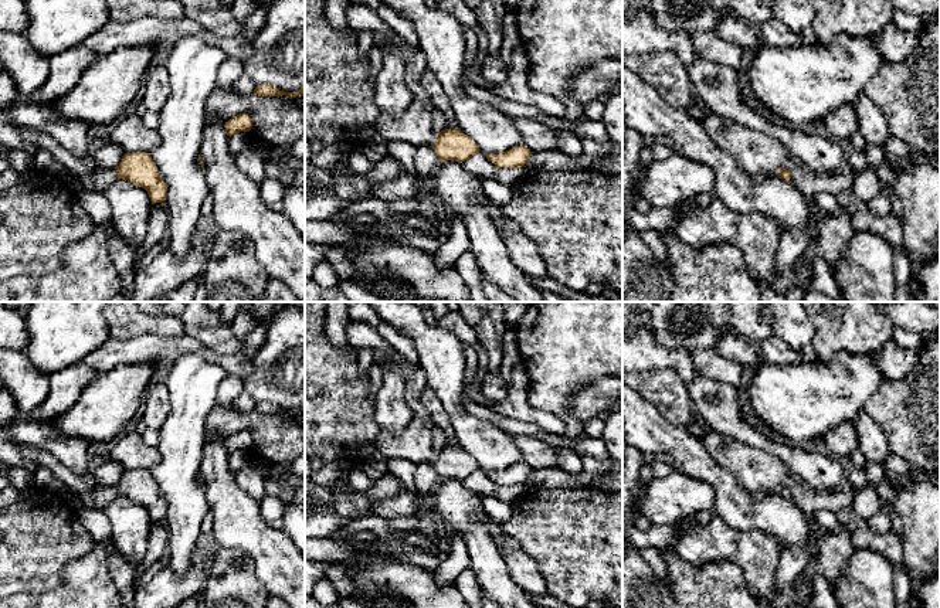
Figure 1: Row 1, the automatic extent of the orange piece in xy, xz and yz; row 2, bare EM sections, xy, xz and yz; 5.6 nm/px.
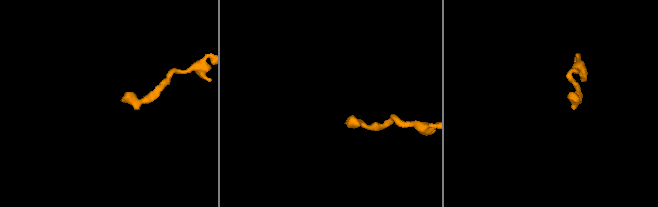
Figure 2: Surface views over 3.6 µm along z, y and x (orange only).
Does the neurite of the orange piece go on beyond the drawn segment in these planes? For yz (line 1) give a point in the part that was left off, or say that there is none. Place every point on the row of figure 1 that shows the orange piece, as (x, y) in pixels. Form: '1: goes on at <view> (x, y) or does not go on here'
1: goes on at yz (757, 177)

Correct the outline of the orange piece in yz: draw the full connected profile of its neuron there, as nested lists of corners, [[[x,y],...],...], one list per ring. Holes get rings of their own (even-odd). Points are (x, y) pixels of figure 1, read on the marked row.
[[[777,167],[777,169],[764,170],[756,174],[750,174],[750,179],[753,183],[761,183],[767,177],[777,177],[777,179],[790,181],[791,173],[787,169]]]

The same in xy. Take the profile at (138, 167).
[[[147,152],[125,153],[116,169],[101,169],[91,174],[95,191],[103,193],[116,179],[125,179],[135,186],[145,188],[152,204],[166,200],[167,184],[162,180],[157,166]]]

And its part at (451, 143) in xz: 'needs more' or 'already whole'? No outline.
needs more

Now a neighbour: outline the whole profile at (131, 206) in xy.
[[[116,179],[105,191],[112,211],[115,231],[133,248],[143,245],[152,201],[145,188],[125,179]]]

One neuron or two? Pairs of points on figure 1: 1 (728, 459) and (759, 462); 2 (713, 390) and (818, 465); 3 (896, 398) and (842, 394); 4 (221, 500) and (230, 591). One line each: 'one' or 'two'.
1: one
2: one
3: two
4: two

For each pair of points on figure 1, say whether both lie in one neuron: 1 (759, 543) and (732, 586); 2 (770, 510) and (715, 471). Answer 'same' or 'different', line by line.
1: different
2: same

